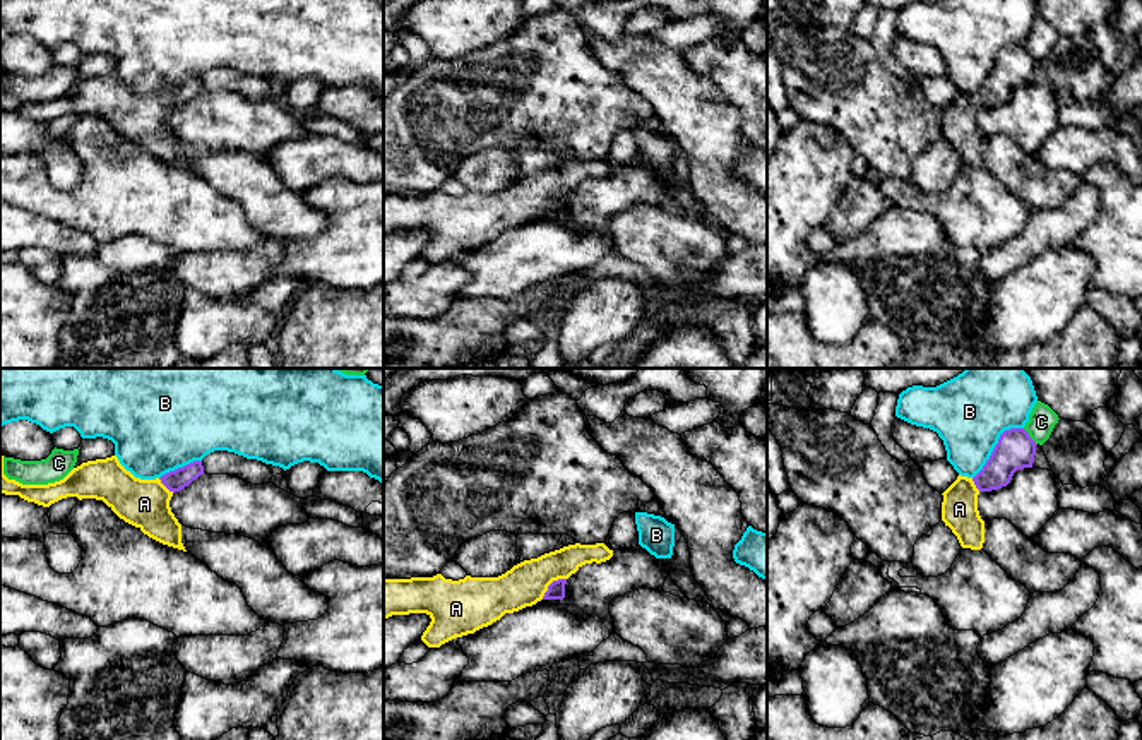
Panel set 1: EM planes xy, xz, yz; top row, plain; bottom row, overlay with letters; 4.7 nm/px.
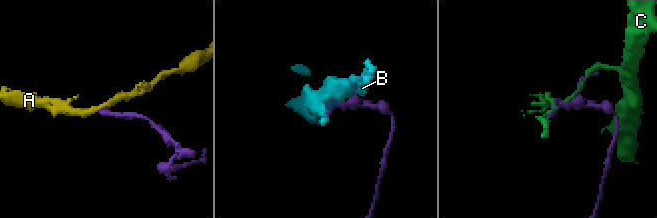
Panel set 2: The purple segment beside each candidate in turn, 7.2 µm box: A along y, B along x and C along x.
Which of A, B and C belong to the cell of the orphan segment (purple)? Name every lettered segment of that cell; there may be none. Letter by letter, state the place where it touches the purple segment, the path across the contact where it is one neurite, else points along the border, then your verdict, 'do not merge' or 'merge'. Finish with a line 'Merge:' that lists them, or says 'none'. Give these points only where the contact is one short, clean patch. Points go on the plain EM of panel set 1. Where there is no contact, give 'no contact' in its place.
A: contact xz (550, 201); way xz (557, 204), (550, 201), (524, 201); merge
B: contact yz (995, 62); do not merge
C: contact yz (1029, 53); do not merge
Merge: A

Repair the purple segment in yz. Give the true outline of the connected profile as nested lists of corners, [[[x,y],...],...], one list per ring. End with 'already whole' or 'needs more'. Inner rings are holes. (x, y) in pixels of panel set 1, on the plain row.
[[[1024,45],[1005,46],[983,86],[974,94],[959,91],[942,110],[942,137],[962,164],[981,166],[984,159],[978,111],[1007,103],[1017,86],[1032,84],[1036,62]]]; needs more

